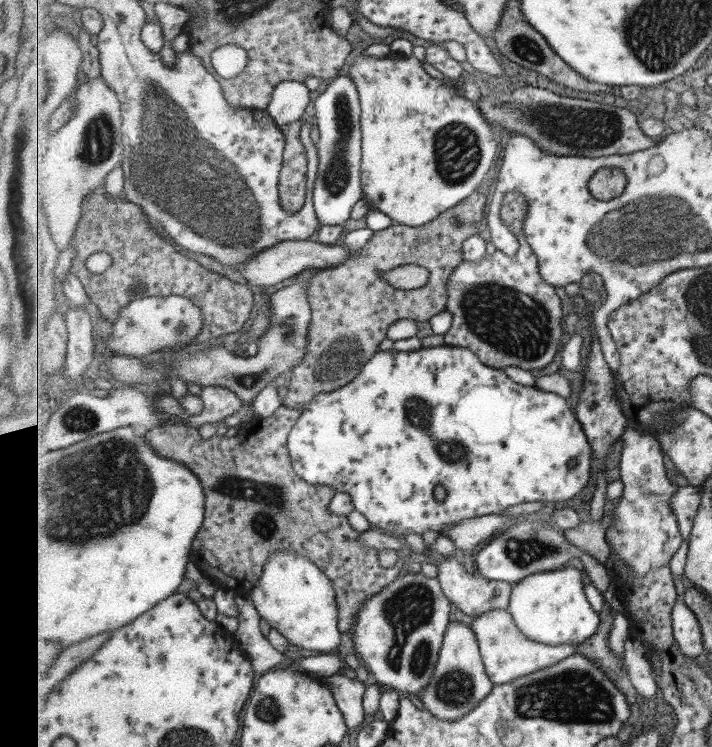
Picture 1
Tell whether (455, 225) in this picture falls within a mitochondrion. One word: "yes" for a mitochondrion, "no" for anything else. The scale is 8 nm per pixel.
yes

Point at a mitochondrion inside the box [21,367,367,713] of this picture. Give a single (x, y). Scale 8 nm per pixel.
(77, 502)

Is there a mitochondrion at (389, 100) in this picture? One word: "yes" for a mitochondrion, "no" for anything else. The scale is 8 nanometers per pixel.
no

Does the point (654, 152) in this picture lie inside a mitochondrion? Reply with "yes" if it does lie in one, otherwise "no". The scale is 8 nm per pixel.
no

